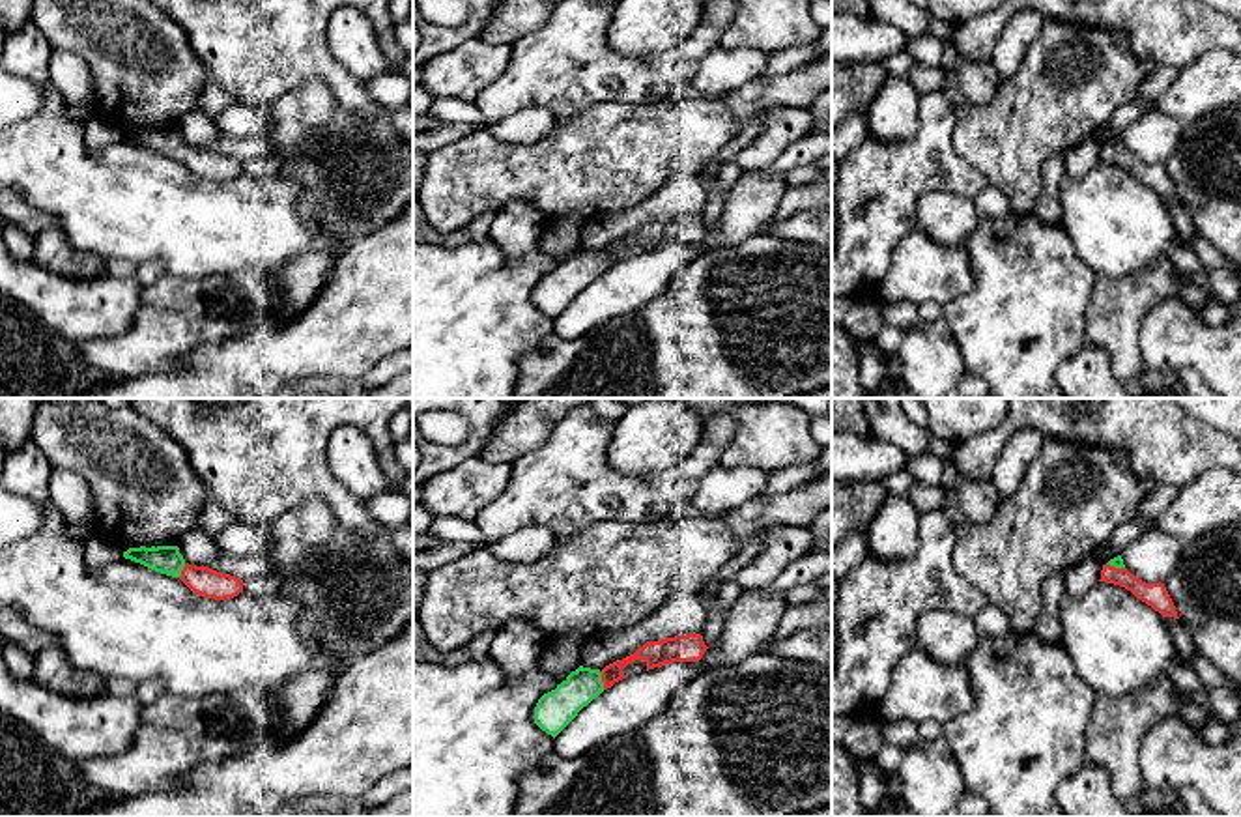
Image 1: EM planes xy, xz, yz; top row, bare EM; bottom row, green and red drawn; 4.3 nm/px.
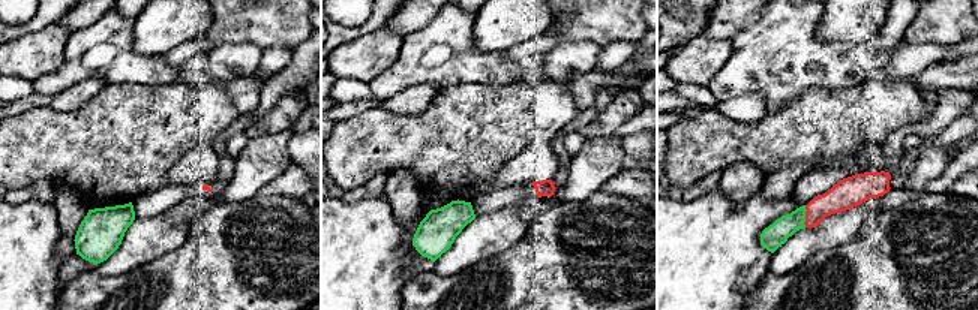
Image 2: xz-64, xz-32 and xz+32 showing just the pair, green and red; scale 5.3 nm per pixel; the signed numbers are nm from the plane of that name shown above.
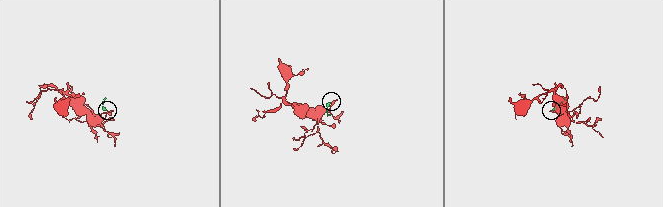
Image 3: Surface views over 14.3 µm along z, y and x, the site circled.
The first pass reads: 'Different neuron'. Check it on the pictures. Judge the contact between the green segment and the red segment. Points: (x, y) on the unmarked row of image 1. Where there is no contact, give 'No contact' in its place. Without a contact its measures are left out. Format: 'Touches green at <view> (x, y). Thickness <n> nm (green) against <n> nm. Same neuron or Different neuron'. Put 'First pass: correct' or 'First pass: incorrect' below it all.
Touches green at xz (600, 262). Thickness 160 nm (green) against 90 nm. Same neuron
First pass: incorrect

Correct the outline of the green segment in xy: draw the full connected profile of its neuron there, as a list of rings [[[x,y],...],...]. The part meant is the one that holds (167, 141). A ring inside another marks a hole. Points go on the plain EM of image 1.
[[[178,127],[129,129],[123,138],[155,153],[179,159],[193,174],[206,179],[224,181],[243,174],[243,161],[207,148],[189,146]]]

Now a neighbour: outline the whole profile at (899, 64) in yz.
[[[905,50],[882,62],[882,67],[886,69],[888,77],[906,77],[912,65],[914,65],[914,58]]]

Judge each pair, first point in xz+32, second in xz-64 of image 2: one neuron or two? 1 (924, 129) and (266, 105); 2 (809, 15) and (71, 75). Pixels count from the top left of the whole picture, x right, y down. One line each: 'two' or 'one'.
1: two
2: one

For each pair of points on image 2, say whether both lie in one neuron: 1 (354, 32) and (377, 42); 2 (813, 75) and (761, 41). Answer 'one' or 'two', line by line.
1: two
2: one

